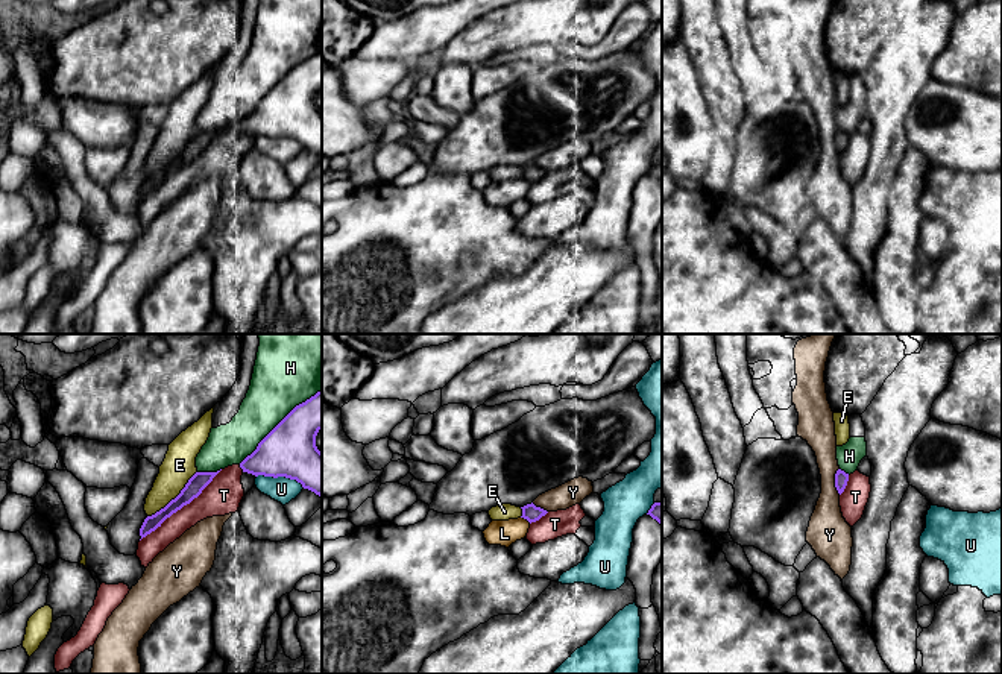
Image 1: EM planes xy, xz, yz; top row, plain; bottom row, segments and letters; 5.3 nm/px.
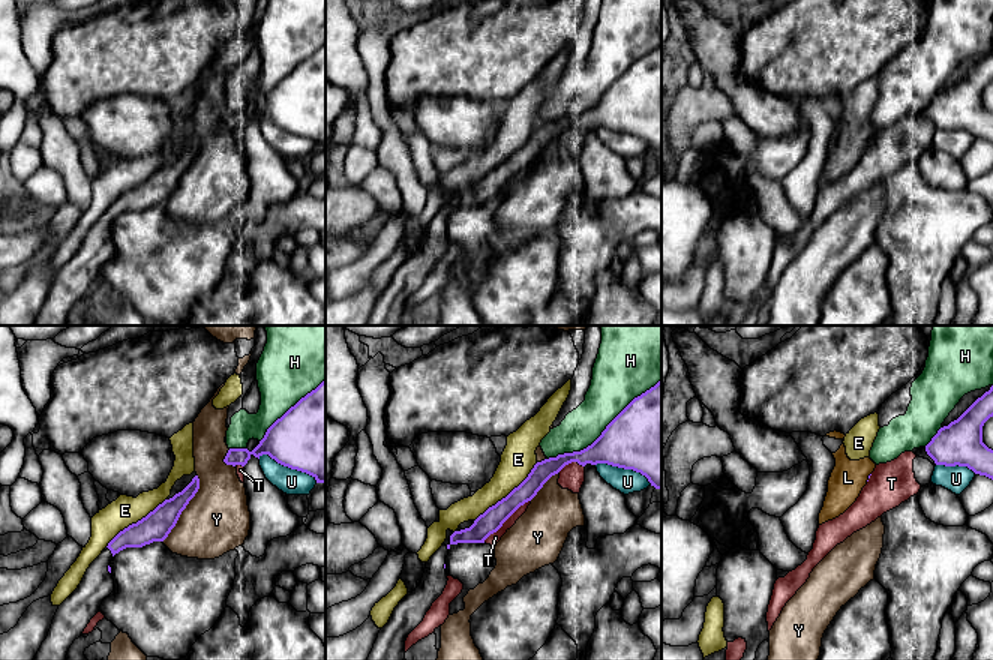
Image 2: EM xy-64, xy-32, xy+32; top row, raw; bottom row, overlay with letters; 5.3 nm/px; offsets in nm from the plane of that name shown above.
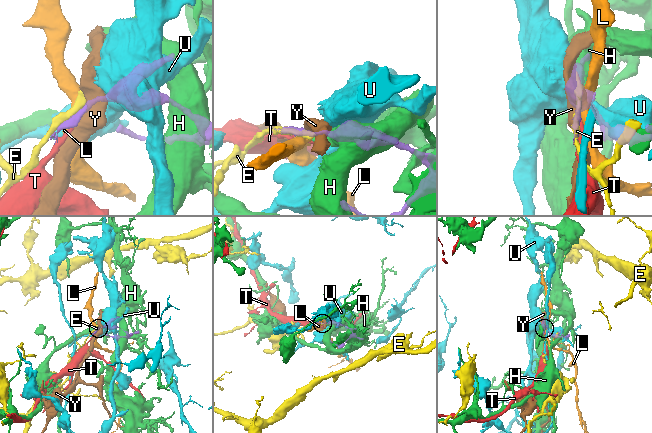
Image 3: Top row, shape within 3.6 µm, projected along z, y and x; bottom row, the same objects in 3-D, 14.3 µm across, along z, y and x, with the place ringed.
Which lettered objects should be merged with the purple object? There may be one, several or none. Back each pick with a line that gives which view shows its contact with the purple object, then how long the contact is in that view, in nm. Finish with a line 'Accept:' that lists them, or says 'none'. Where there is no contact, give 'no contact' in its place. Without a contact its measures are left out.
Accept: none

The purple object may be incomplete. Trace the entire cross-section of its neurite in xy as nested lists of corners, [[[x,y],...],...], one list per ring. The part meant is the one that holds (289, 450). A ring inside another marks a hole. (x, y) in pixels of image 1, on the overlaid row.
[[[322,390],[296,405],[247,455],[240,468],[255,477],[296,480],[322,498],[322,452],[316,436],[322,430]]]

